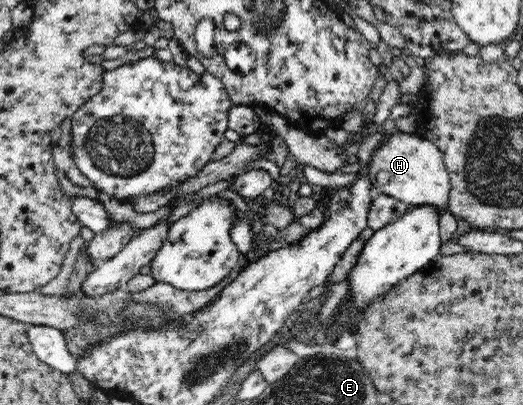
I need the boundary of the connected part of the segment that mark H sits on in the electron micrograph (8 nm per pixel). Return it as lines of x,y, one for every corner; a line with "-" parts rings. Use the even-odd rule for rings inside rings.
395,132
387,144
377,147
371,155
368,177
371,186
409,206
432,206
443,211
451,190
450,176
443,155
430,140
413,134

